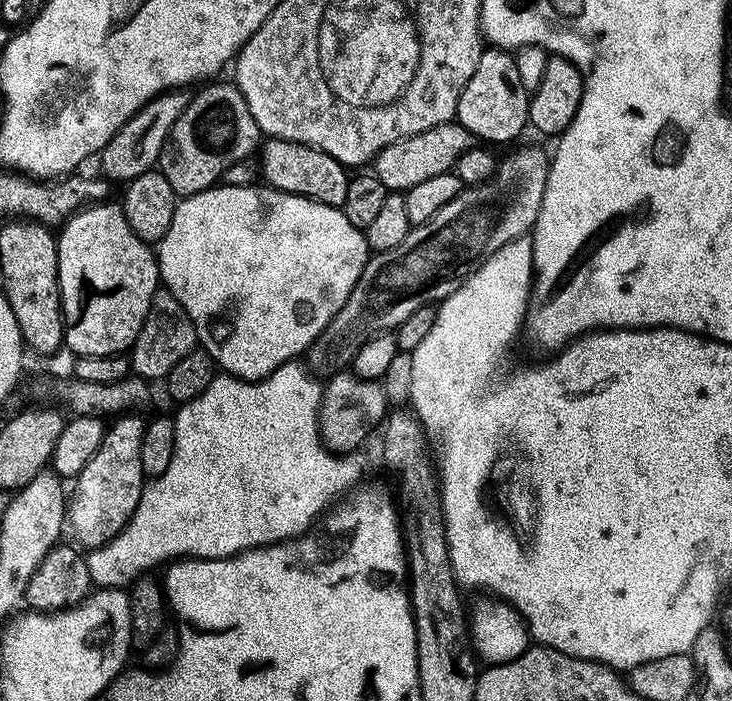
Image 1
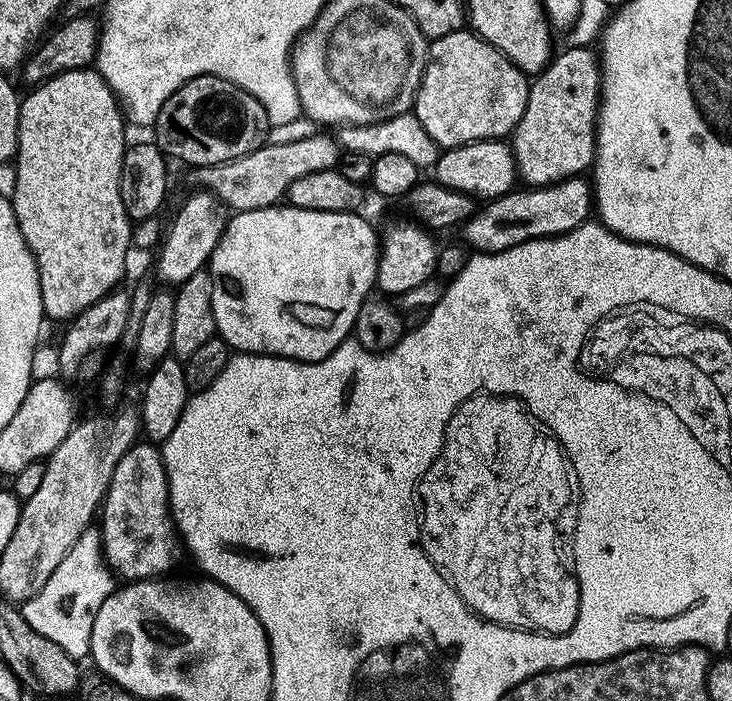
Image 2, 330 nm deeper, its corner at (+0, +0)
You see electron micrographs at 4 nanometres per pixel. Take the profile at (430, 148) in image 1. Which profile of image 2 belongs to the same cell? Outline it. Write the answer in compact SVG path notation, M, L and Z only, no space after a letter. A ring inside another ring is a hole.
M314 134L294 142L273 144L265 142L258 150L246 154L237 160L221 164L205 164L191 169L188 180L200 190L207 190L224 203L225 209L233 213L249 212L259 208L279 205L285 199L290 182L294 178L303 178L306 174L315 174L317 170L330 170L339 165L342 149L337 137Z

